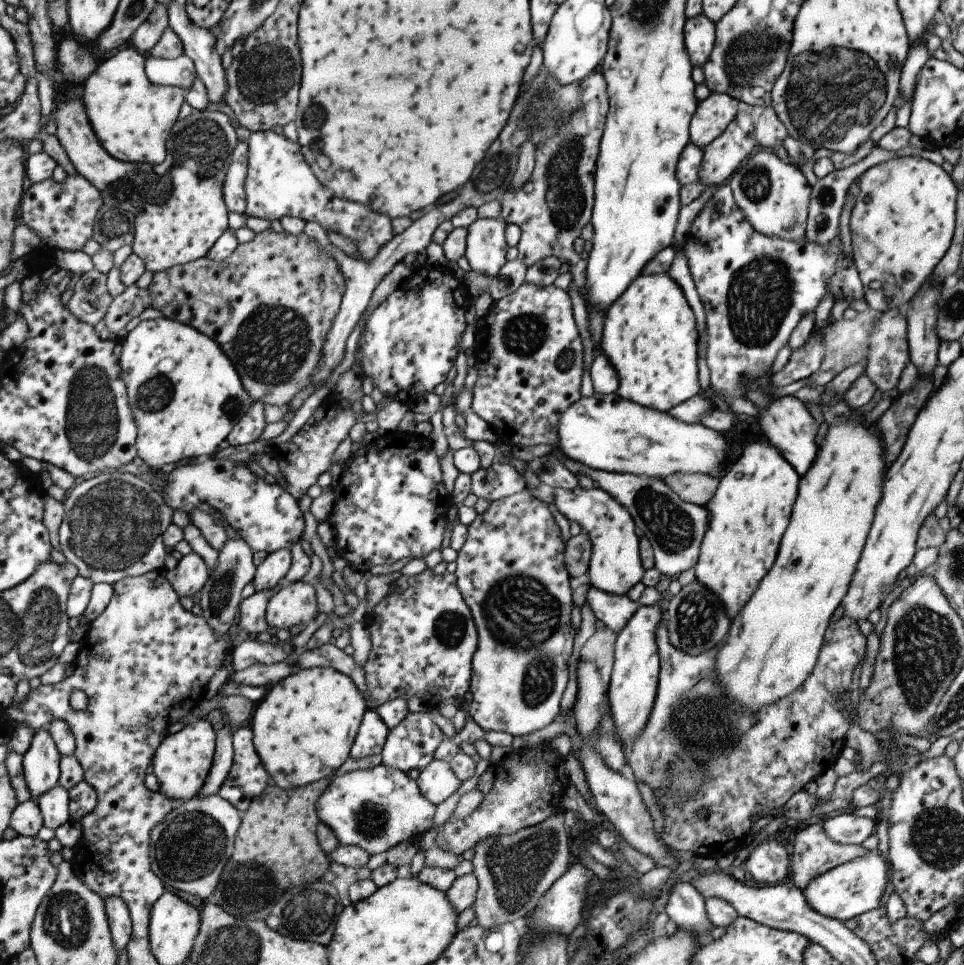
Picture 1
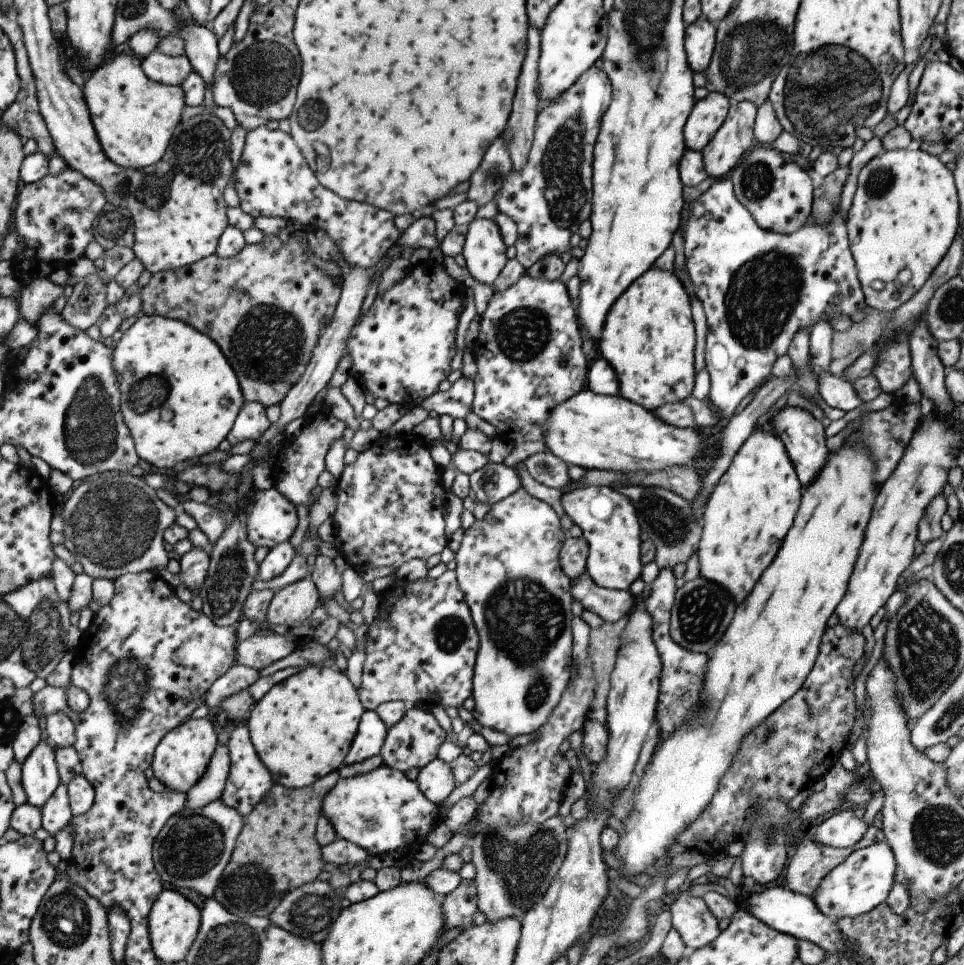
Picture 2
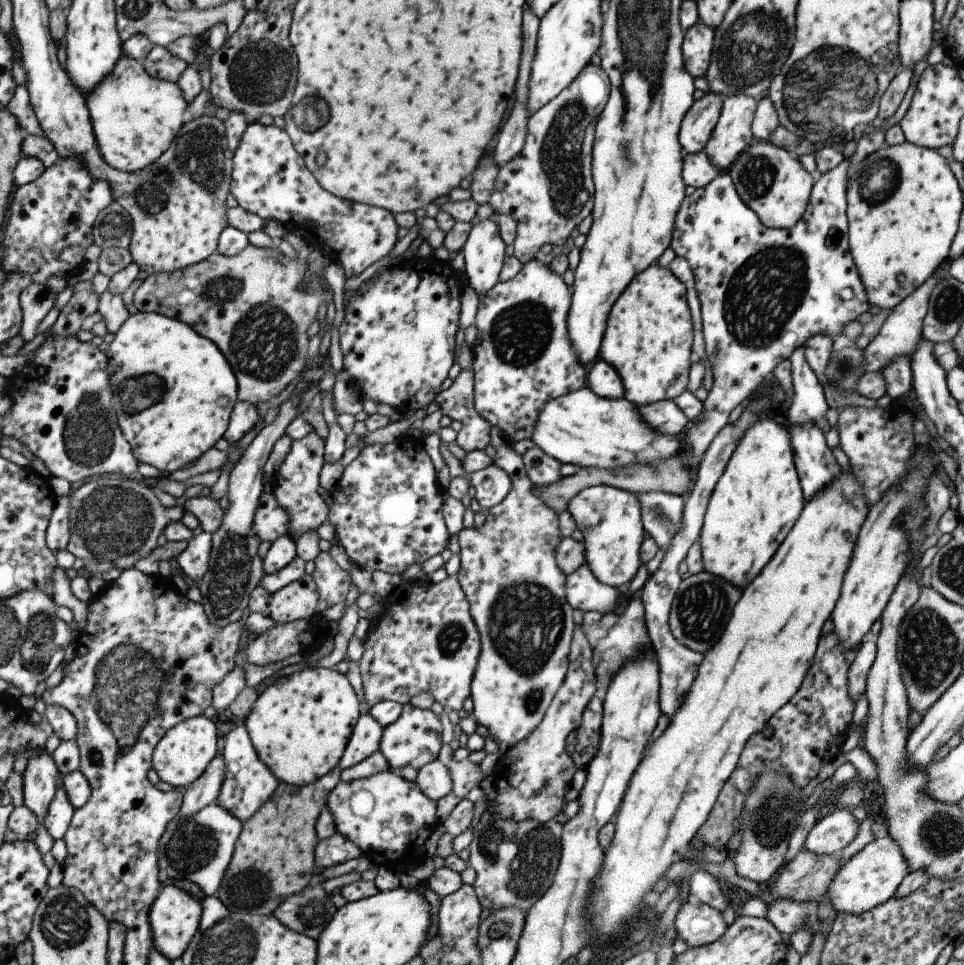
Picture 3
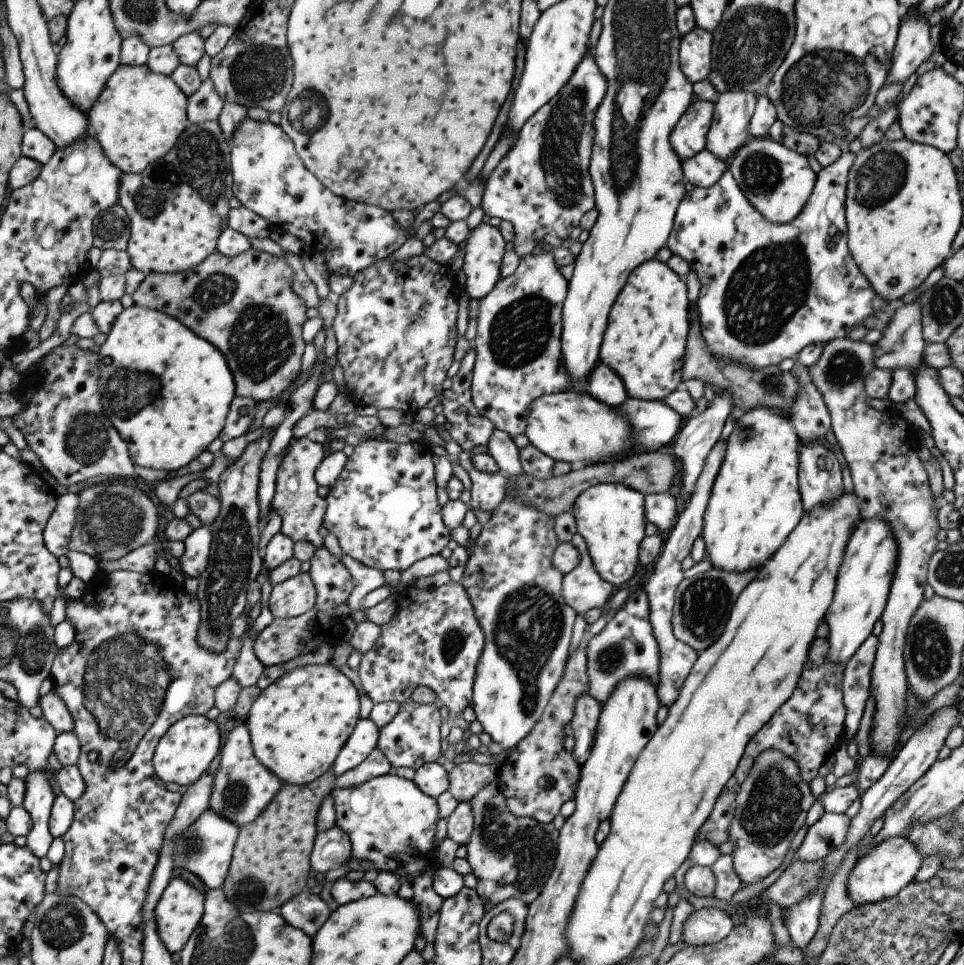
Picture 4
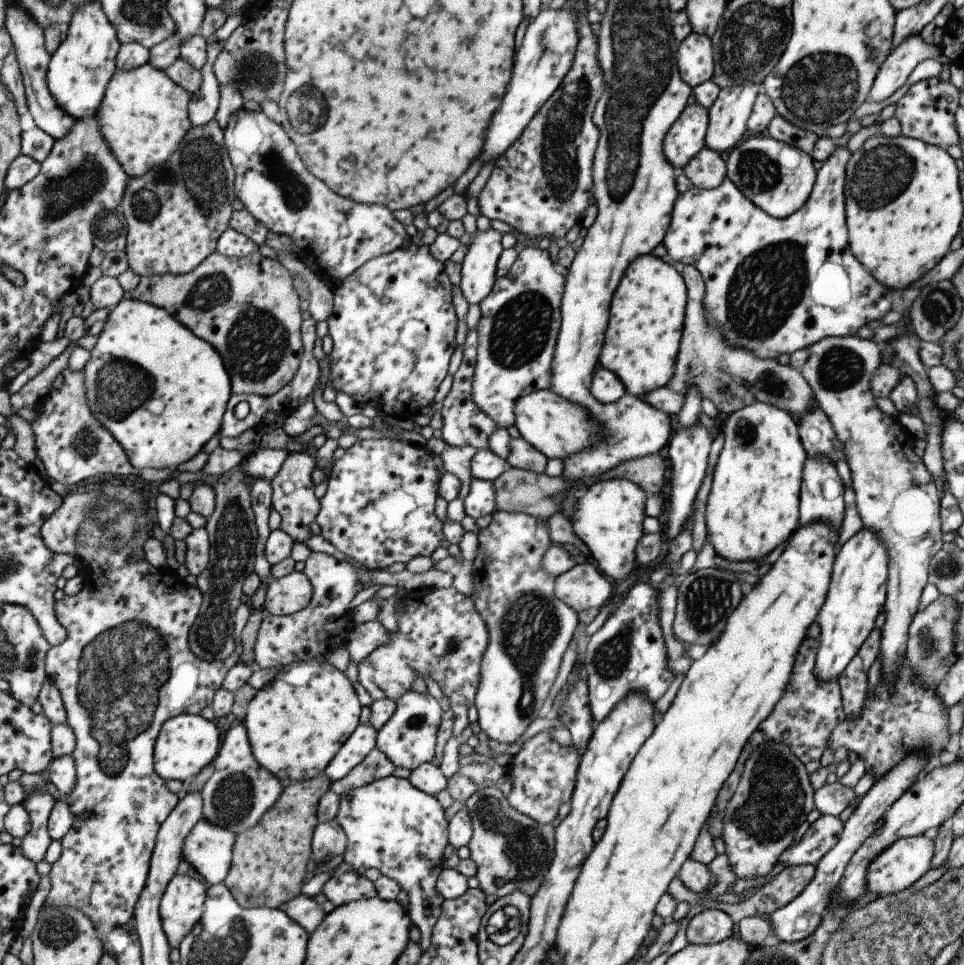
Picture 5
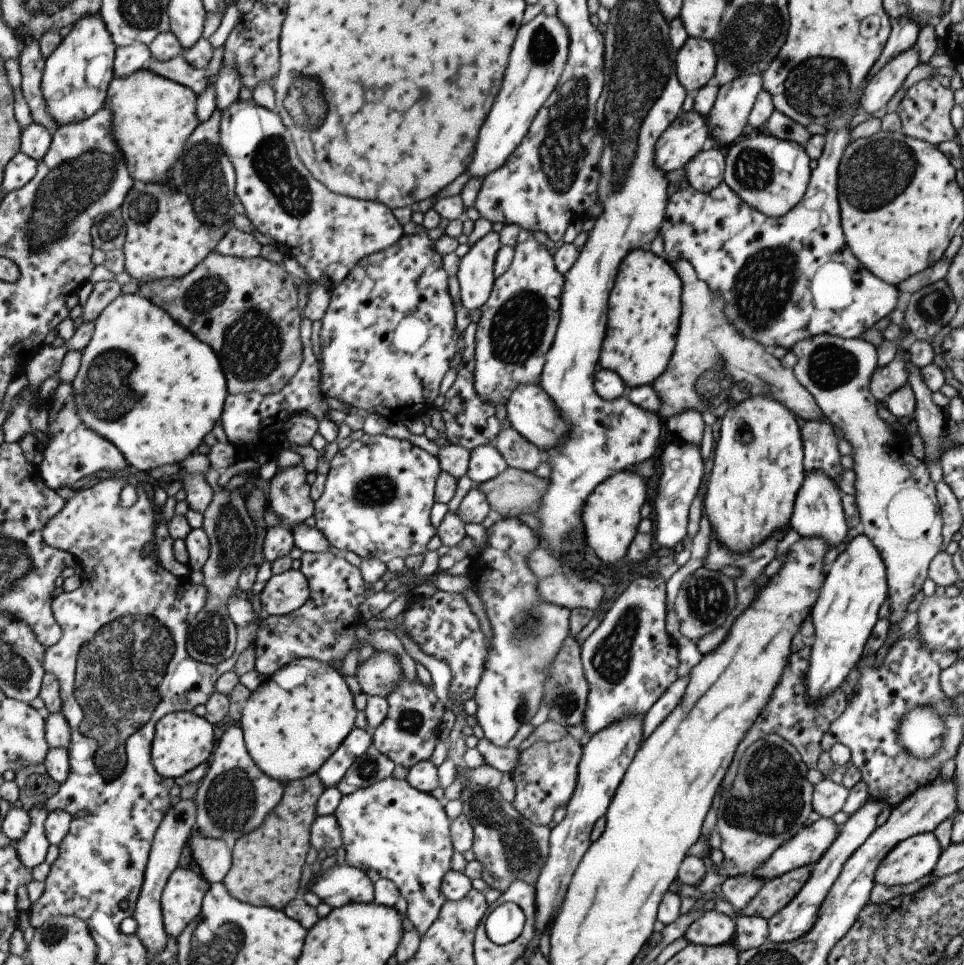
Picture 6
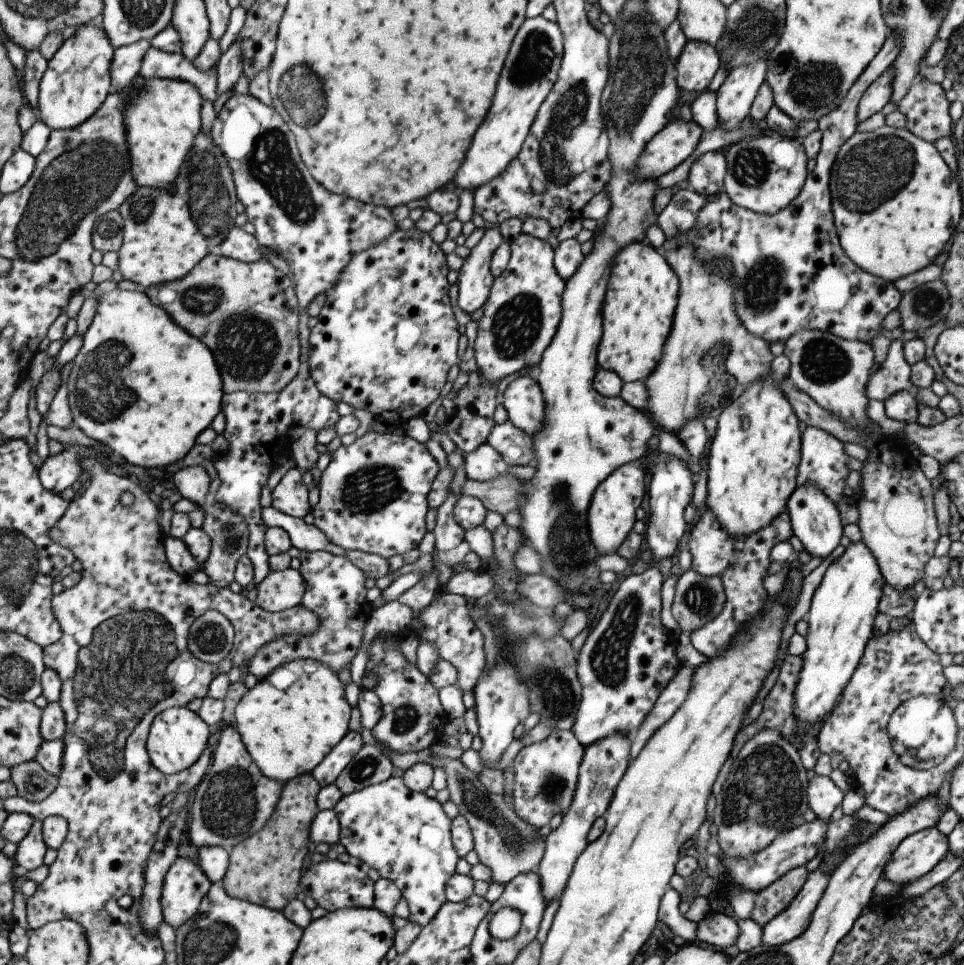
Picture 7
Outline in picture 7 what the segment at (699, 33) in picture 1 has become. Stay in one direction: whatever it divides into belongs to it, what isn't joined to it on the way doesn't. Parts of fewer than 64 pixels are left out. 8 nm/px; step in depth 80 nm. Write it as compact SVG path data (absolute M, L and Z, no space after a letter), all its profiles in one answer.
M687 41L674 63L677 86L687 92L705 90L719 64L713 45L703 41Z

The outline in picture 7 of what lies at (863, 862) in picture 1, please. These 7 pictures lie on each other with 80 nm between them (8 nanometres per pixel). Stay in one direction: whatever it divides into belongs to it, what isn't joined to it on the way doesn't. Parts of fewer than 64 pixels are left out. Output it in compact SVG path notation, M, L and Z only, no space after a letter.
M936 827L906 836L891 852L881 878L895 884L911 883L929 872L947 853L948 842Z

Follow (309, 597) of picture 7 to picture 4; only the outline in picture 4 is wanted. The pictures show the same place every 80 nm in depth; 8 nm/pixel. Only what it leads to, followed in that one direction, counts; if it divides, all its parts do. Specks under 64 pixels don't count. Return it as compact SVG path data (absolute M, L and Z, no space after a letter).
M325 547L315 549L309 562L308 575L316 590L315 604L302 615L288 619L273 619L268 626L261 630L253 642L252 650L255 658L263 667L287 662L295 656L317 650L321 644L335 647L344 640L344 619L335 616L335 608L345 603L350 595L352 582L349 571Z

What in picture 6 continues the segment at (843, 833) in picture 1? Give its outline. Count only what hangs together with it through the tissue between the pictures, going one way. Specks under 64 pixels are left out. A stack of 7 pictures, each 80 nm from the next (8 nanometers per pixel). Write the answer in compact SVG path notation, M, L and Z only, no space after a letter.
M819 817L811 825L803 827L795 833L795 836L776 848L752 874L765 882L788 870L812 866L830 847L838 832L839 826L833 823L831 818Z

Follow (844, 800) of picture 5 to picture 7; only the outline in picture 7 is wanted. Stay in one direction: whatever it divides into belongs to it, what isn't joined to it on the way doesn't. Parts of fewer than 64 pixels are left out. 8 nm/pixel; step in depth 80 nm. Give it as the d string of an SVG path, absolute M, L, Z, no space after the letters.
M815 774L808 780L806 800L817 819L828 822L831 812L843 802L844 796L829 777Z

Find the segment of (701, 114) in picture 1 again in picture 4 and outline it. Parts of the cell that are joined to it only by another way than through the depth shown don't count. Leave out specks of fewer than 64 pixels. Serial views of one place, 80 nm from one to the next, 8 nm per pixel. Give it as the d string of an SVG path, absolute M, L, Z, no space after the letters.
M698 99L691 102L671 131L669 142L680 162L704 149L714 102Z

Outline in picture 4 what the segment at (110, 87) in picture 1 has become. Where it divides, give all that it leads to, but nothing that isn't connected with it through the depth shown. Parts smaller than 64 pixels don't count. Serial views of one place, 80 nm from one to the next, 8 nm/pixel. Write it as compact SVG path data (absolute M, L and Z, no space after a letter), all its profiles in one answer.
M122 64L88 114L95 136L110 161L124 173L140 173L167 156L191 125L189 100L175 80L156 73L147 64Z

